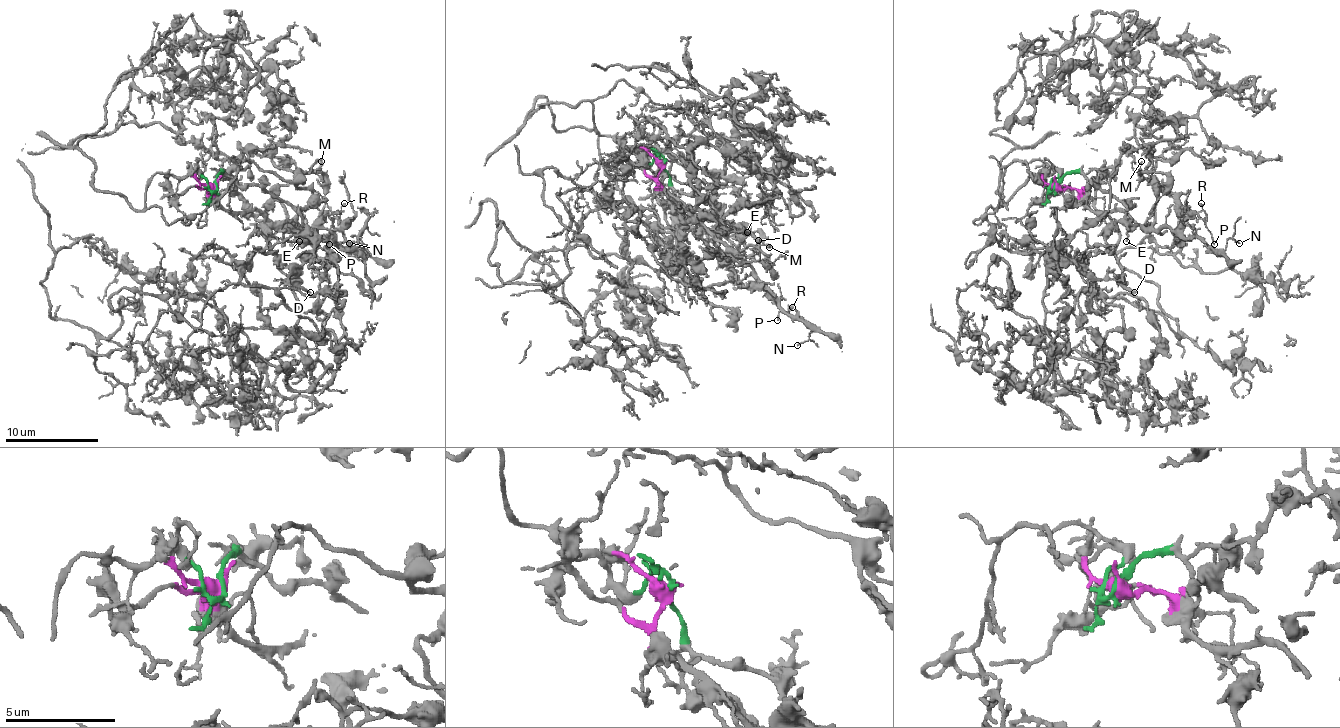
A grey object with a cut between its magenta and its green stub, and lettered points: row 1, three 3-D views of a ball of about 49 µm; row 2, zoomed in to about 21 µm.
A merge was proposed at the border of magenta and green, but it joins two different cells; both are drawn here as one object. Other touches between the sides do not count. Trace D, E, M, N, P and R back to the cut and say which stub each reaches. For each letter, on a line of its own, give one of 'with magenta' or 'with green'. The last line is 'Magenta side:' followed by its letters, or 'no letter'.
D: with green
E: with green
M: with green
N: with magenta
P: with magenta
R: with magenta
Magenta side: N, P, R

